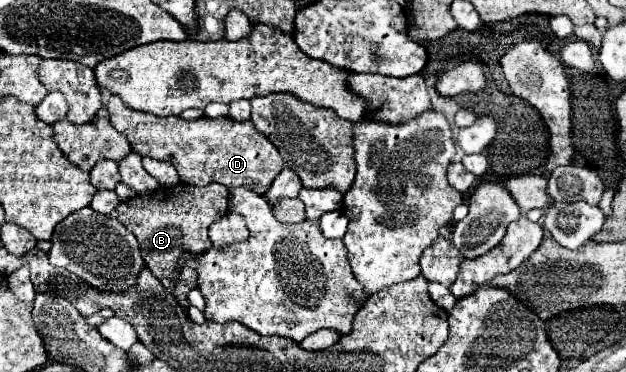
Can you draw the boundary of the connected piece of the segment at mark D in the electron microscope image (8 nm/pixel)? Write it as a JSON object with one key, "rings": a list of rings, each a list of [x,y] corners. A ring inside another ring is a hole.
{"rings":[[[111,95],[107,103],[111,125],[123,133],[133,151],[159,161],[171,161],[181,175],[181,181],[197,187],[221,183],[227,189],[249,187],[265,195],[275,175],[285,167],[277,147],[259,131],[251,121],[233,121],[229,117],[201,117],[185,121],[181,117],[155,117],[125,107],[119,95]]]}

